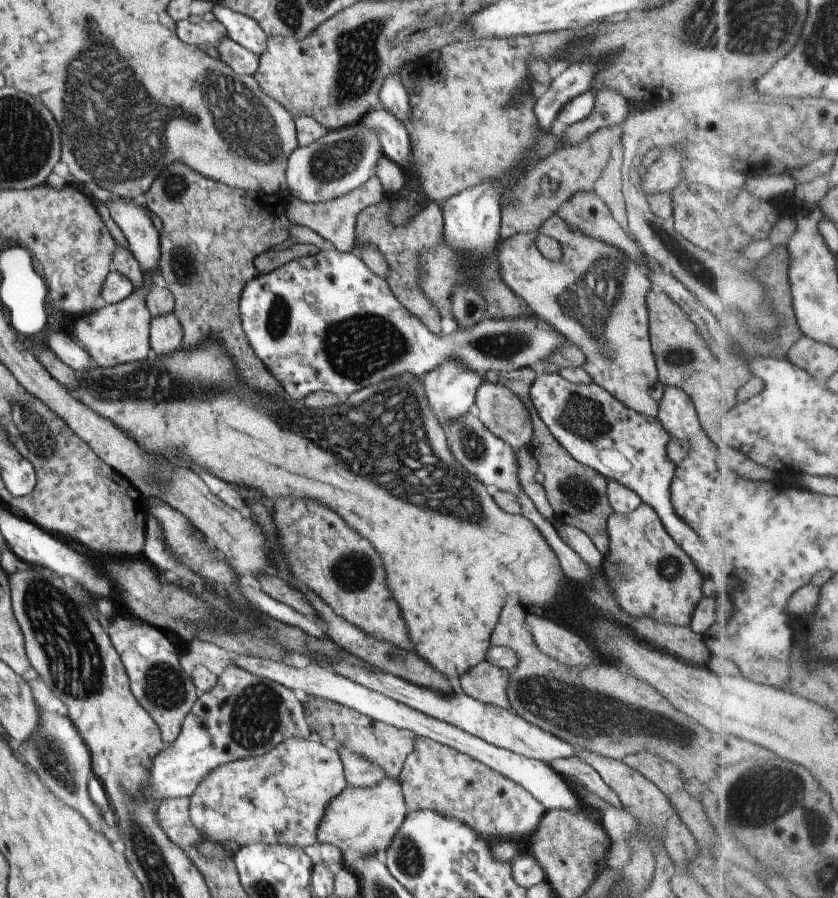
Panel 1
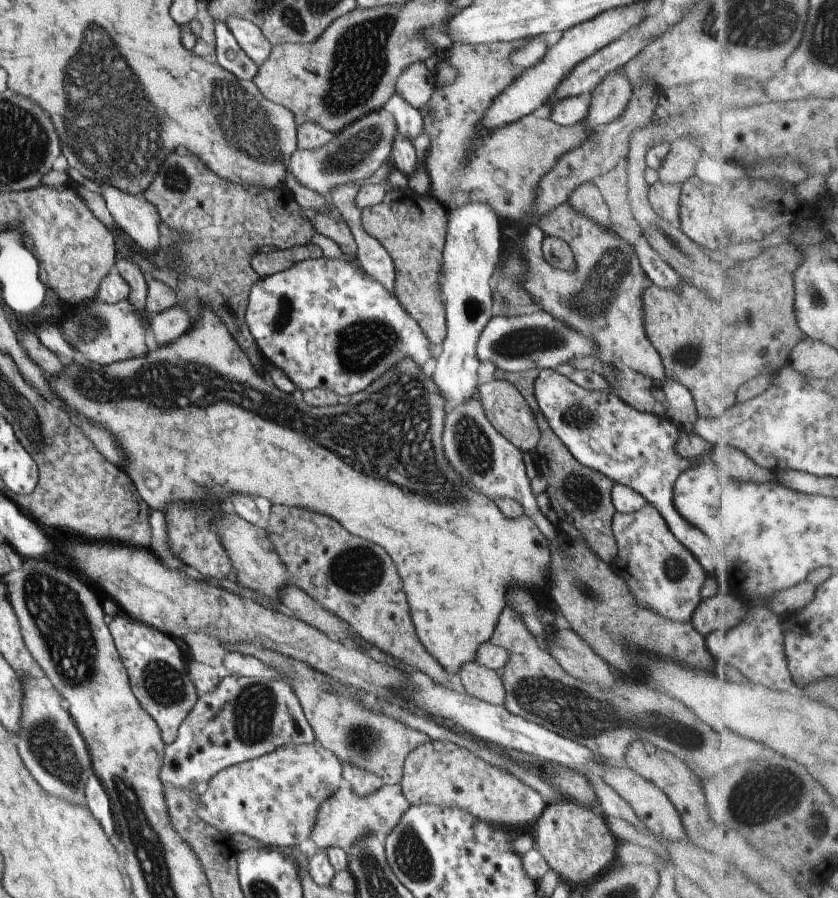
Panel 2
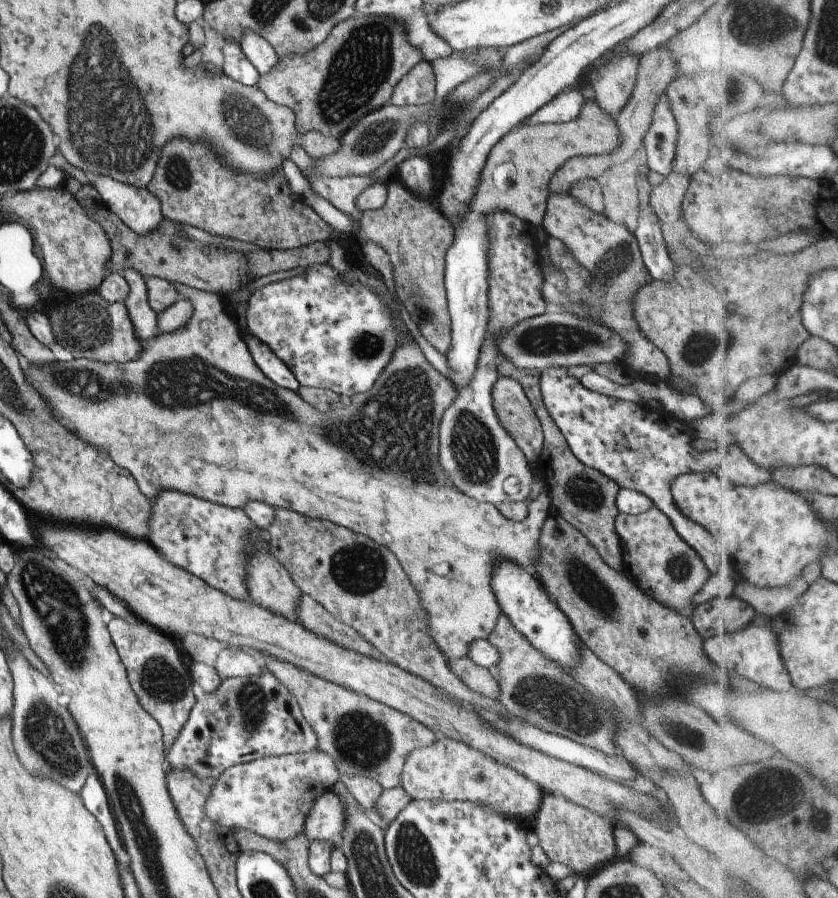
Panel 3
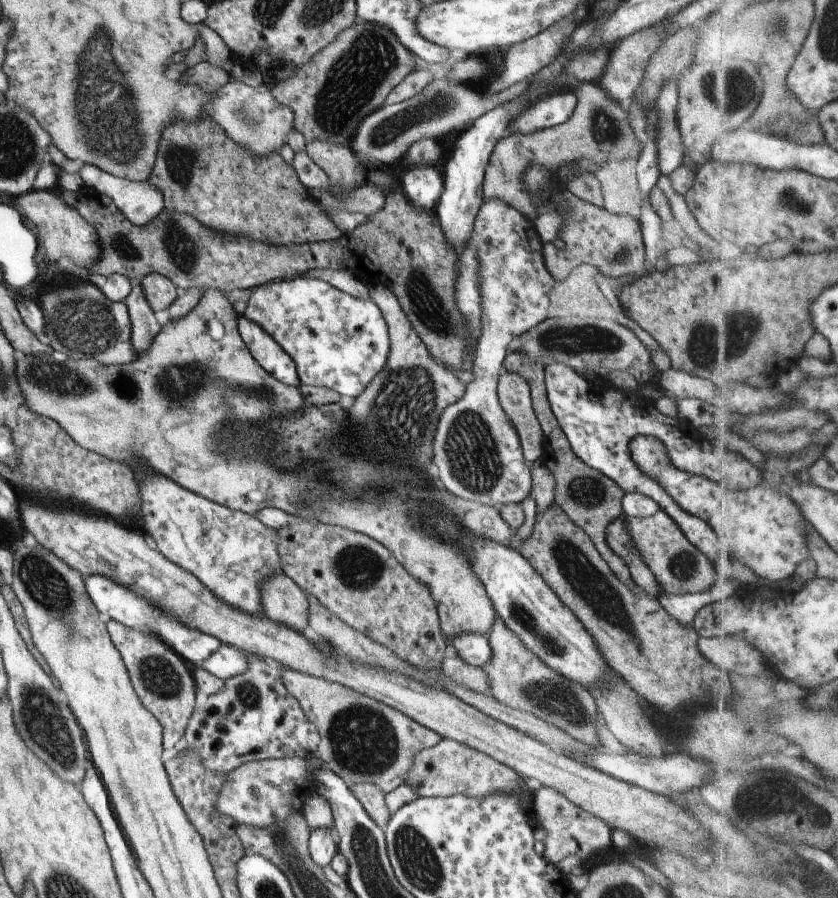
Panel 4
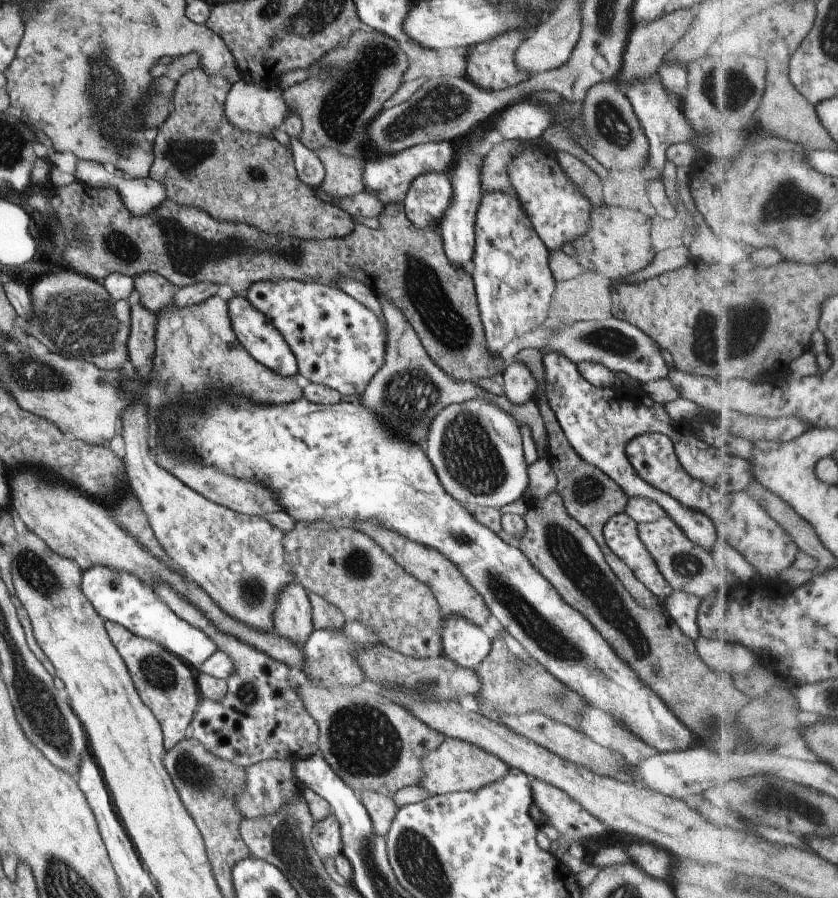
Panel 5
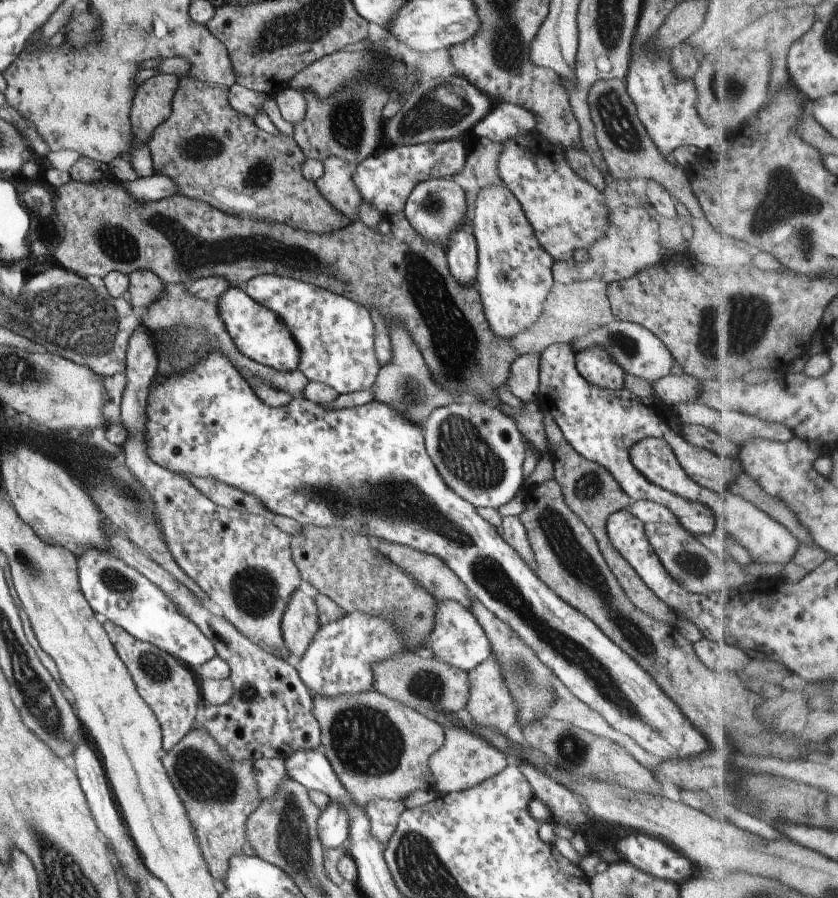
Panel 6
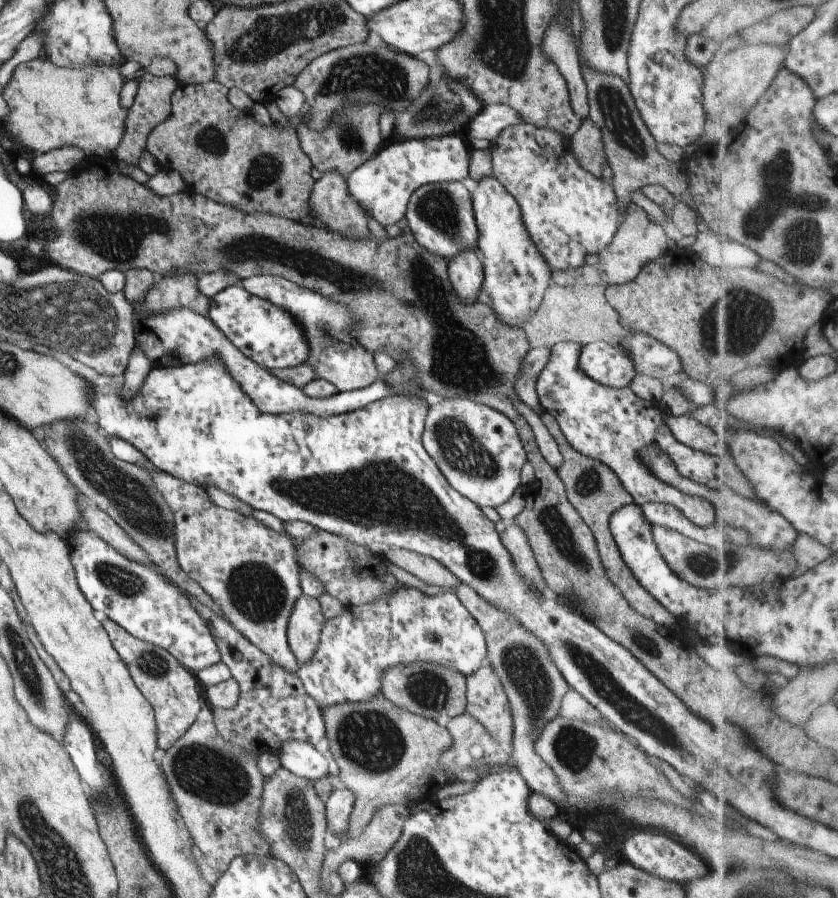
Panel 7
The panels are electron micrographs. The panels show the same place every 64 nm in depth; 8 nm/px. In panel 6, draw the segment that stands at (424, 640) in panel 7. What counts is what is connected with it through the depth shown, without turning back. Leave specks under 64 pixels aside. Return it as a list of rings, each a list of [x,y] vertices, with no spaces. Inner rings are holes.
[[[454,601],[436,602],[434,628],[428,642],[418,651],[422,655],[432,656],[437,661],[467,672],[484,662],[492,652],[481,626],[475,621],[471,612],[457,605]],[[350,613],[340,620],[321,625],[313,634],[305,653],[293,660],[293,668],[311,695],[333,697],[372,690],[370,666],[395,653],[409,653],[400,642],[396,629],[382,617]]]

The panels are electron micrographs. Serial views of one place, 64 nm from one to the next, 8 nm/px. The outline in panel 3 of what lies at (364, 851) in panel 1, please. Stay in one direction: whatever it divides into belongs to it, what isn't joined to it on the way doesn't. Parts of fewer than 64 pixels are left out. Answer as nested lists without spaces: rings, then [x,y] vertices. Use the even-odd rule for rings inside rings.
[[[400,785],[383,789],[372,805],[371,821],[384,832],[409,802],[410,799]],[[326,791],[309,810],[304,836],[309,843],[323,842],[334,847],[335,838],[342,838],[345,822],[344,802],[337,793]]]

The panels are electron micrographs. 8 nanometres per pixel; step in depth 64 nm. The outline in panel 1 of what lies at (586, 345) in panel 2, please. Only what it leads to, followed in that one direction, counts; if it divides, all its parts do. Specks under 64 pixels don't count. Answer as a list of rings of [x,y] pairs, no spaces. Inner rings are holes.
[[[319,250],[314,256],[300,257],[269,273],[258,275],[250,282],[245,284],[240,293],[238,301],[238,318],[242,334],[254,353],[254,356],[261,362],[261,365],[267,370],[267,373],[277,382],[281,389],[294,399],[305,399],[309,394],[320,392],[329,392],[333,395],[345,394],[351,395],[367,386],[372,386],[388,379],[401,377],[408,373],[413,379],[417,379],[421,374],[428,374],[431,370],[437,369],[441,364],[453,362],[462,365],[466,370],[479,375],[480,372],[500,373],[501,371],[515,371],[524,367],[537,369],[544,359],[552,353],[559,343],[569,343],[560,335],[557,335],[544,321],[537,319],[533,314],[521,319],[482,319],[474,326],[467,329],[456,329],[453,332],[432,333],[416,317],[413,317],[406,309],[397,303],[389,286],[383,279],[377,277],[360,260],[359,256],[351,253],[339,253],[335,250]]]

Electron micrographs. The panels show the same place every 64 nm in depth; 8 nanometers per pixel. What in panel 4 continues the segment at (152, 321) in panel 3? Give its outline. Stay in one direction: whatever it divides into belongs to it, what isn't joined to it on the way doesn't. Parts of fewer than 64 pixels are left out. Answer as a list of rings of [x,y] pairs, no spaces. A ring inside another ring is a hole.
[[[135,278],[129,280],[131,291],[123,304],[130,321],[130,344],[138,356],[149,347],[151,340],[159,333],[160,326],[144,298],[139,280]]]

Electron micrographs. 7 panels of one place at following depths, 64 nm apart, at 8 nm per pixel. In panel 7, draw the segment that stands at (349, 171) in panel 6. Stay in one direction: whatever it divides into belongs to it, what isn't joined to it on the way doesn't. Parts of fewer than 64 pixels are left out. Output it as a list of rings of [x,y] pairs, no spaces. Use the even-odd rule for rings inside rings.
[[[334,169],[327,170],[321,178],[314,182],[308,202],[310,215],[314,218],[314,224],[309,226],[336,231],[344,237],[353,237],[354,239],[362,239],[371,235],[366,226],[364,213],[349,195],[345,178],[341,177]]]

